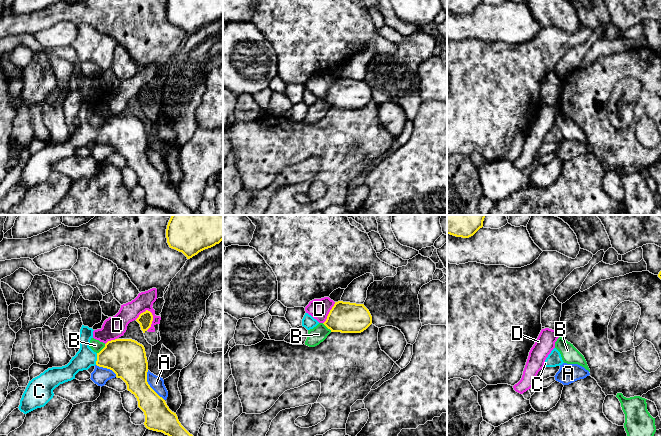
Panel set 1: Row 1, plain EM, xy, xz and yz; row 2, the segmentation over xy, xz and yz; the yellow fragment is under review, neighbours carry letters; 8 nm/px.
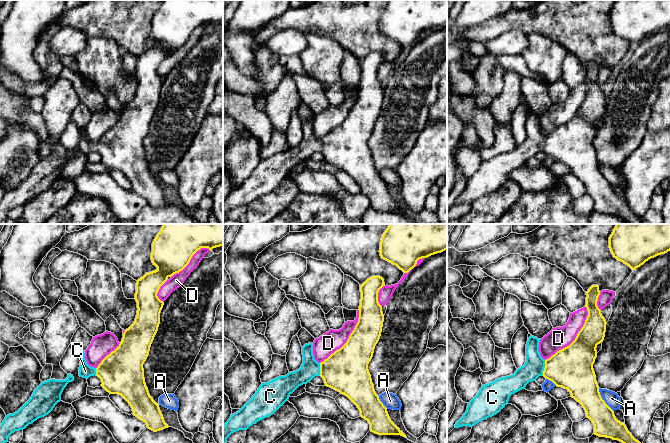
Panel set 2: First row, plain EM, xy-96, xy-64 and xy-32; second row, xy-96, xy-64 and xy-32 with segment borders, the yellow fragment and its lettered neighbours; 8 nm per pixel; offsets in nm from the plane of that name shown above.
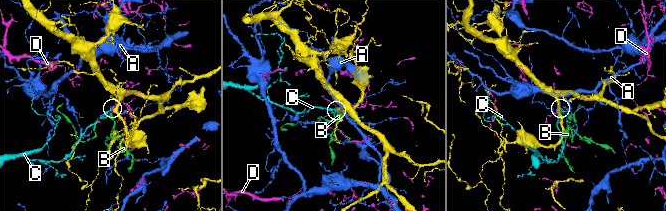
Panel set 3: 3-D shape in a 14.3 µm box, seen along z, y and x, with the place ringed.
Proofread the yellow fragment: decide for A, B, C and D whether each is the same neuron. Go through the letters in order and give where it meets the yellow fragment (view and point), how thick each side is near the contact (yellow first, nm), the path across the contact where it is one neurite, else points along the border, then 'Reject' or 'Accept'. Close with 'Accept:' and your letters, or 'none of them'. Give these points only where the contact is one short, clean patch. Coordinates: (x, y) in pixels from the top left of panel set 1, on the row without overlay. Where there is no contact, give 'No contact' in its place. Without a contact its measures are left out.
A: Touches yellow at xy (149, 161). Thickness 280 nm (yellow) against 110 nm. Reject
B: Touches yellow at xy (102, 125). Thickness 300 nm (yellow) against 90 nm. Boundary: xy (105, 120), (97, 129). Reject
C: Touches yellow at xy (97, 135). Thickness 300 nm (yellow) against 160 nm. Accept
D: Touches yellow at xy (152, 96). Thickness 120 nm (yellow) against 150 nm. Reject
Accept: C

